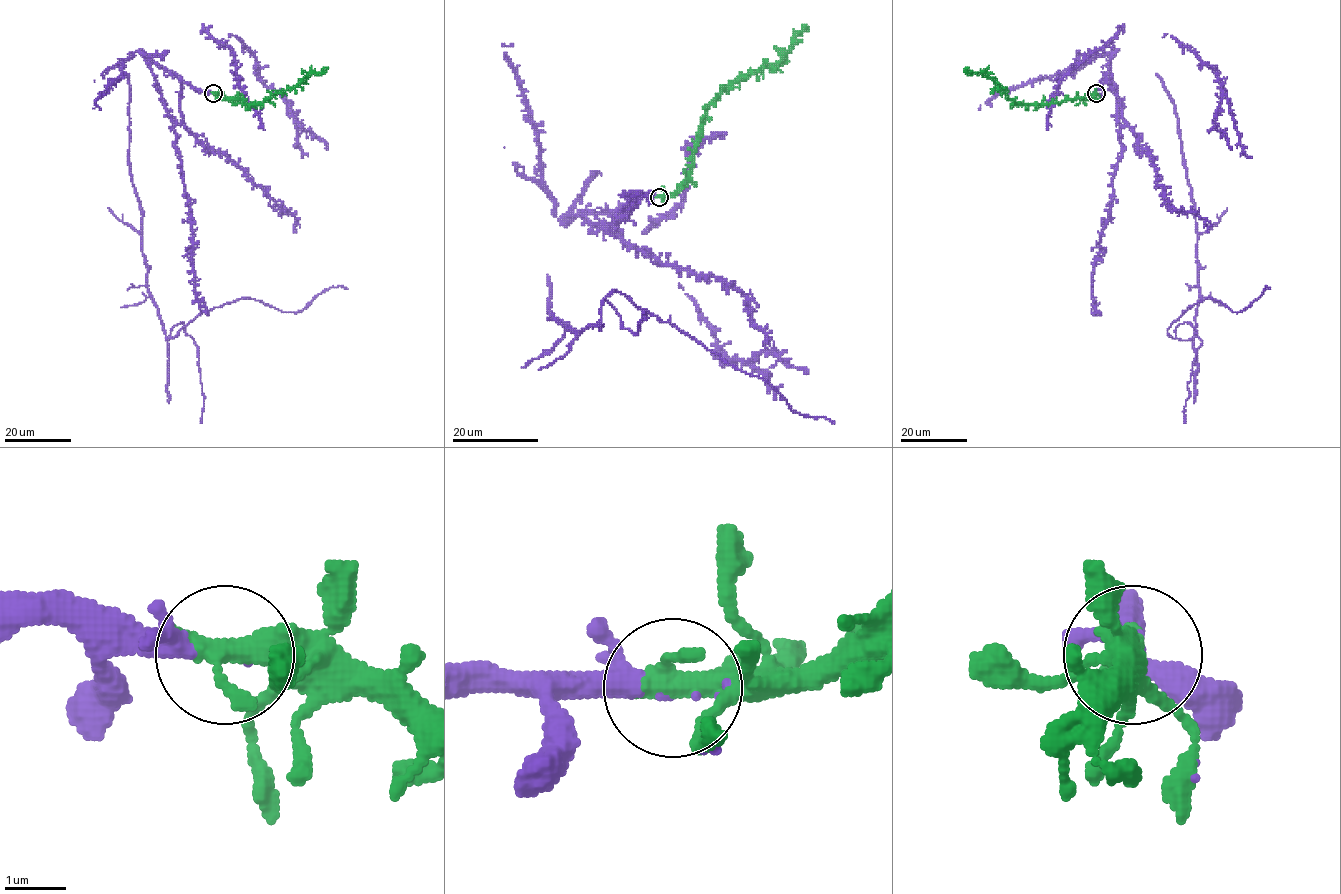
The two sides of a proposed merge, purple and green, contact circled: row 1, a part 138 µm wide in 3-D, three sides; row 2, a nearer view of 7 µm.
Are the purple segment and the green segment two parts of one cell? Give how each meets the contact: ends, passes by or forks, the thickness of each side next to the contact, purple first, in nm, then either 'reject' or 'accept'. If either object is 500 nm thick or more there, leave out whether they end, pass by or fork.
purple forks | green forks | 170/320 nm | accept

